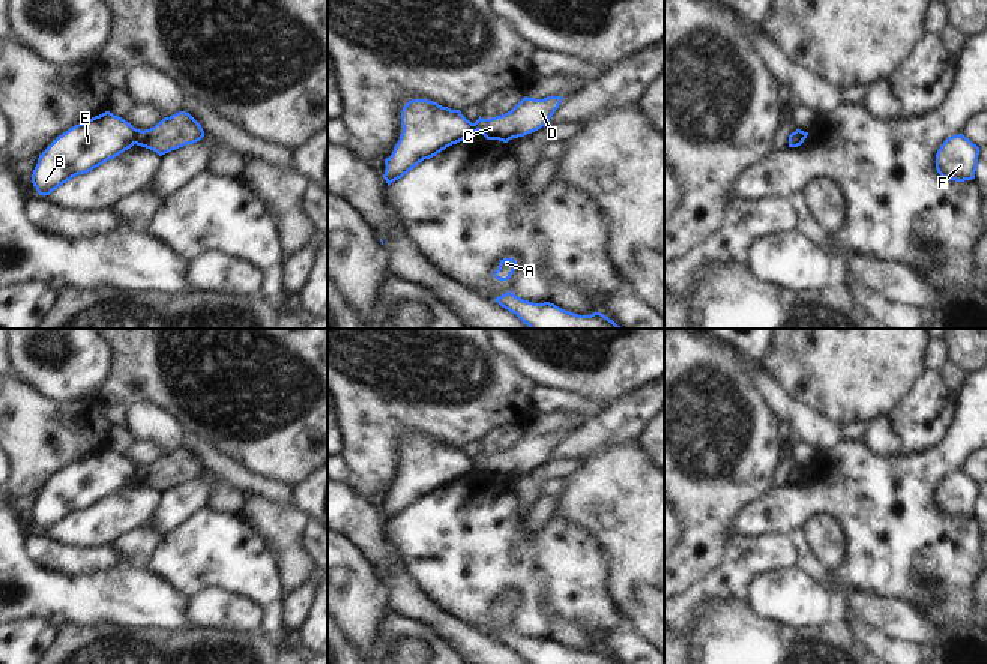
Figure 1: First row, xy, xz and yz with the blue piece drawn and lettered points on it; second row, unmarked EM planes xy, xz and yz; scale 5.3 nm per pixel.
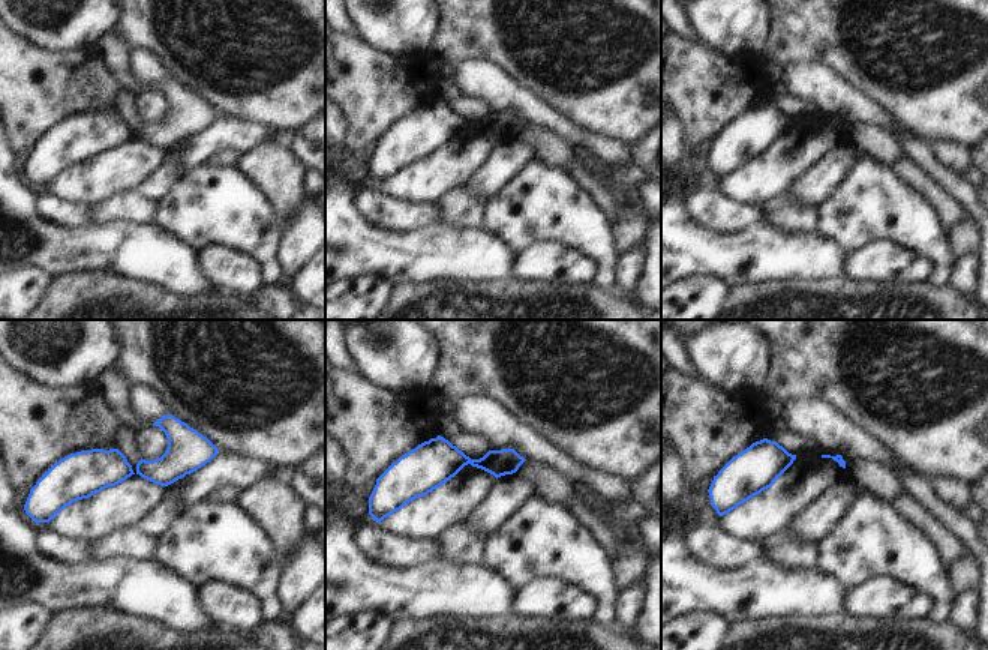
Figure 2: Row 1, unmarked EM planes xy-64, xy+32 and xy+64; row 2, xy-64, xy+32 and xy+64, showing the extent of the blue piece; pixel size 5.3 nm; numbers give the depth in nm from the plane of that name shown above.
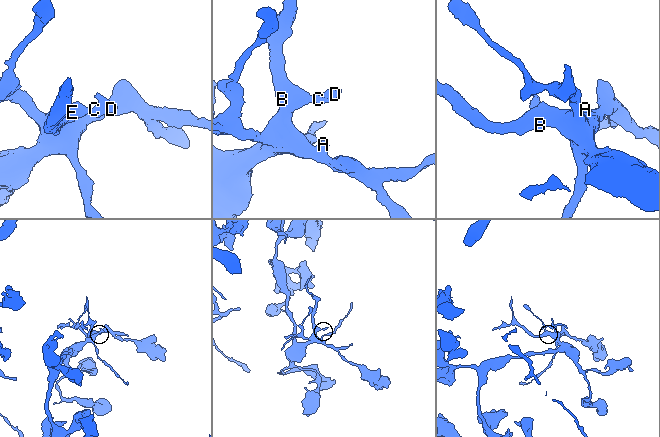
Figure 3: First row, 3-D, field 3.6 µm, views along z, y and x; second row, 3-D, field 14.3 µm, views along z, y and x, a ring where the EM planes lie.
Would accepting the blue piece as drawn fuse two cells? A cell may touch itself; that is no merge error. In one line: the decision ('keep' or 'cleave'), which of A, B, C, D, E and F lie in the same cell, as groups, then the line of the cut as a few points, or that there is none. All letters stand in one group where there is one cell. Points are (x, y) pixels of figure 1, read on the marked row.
cleave | A B E F / C D | xy (135, 129), (137, 143)

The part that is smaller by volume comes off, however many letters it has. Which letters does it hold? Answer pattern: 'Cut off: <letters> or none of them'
Cut off: C, D.

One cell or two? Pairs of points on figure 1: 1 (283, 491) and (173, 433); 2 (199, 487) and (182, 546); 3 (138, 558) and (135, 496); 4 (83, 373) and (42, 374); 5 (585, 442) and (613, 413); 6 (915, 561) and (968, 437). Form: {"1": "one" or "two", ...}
{"1": "one", "2": "two", "3": "two", "4": "one", "5": "one", "6": "one"}

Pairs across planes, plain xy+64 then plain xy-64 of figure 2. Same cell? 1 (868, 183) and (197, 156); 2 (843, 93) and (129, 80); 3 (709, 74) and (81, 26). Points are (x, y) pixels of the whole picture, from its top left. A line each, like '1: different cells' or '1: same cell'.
1: different cells
2: different cells
3: different cells

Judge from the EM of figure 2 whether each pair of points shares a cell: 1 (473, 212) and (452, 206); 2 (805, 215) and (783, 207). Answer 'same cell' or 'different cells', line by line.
1: same cell
2: same cell

